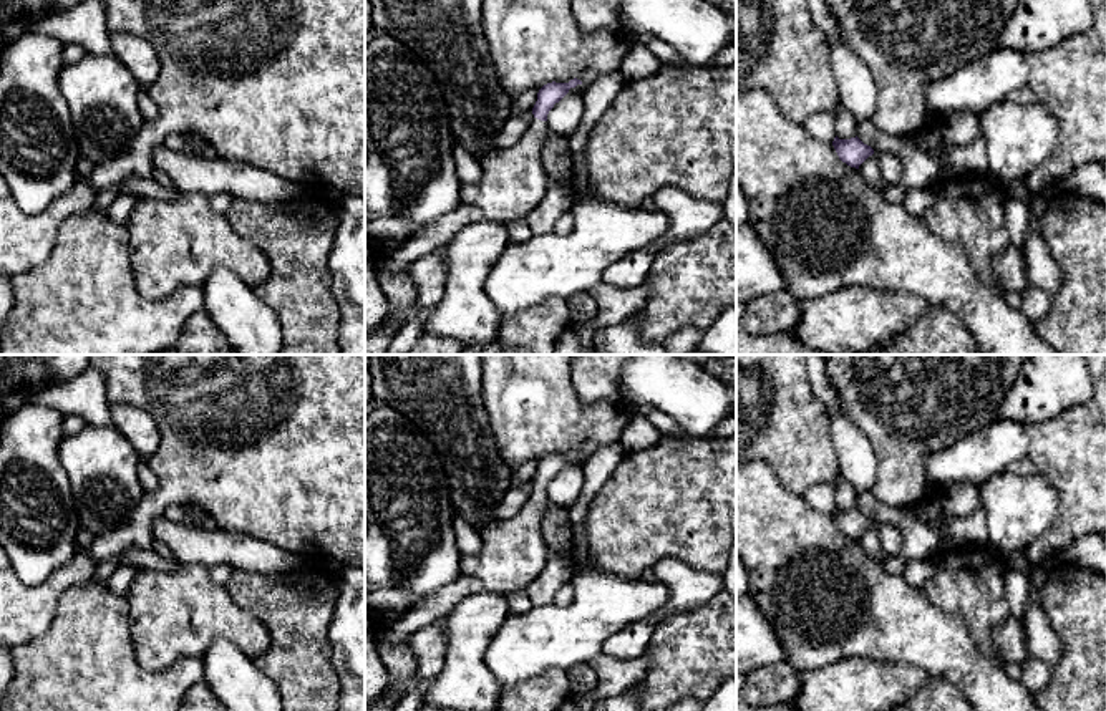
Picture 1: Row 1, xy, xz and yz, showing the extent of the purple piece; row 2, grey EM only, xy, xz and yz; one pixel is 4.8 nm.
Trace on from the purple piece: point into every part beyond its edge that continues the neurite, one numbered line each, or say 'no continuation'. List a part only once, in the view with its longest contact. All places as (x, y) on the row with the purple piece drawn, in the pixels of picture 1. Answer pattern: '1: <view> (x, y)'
1: xz (513, 183)

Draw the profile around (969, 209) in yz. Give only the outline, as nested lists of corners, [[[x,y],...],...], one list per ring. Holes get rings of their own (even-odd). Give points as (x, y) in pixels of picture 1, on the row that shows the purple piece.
[[[970,174],[937,181],[929,191],[934,201],[922,220],[935,235],[958,244],[978,278],[1003,297],[1007,290],[995,270],[997,255],[1010,247],[1003,219],[1008,196],[1003,186],[990,176]]]

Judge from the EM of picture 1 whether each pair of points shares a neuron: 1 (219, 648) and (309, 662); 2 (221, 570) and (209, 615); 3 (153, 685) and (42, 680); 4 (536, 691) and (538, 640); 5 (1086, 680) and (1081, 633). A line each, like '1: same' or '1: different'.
1: different
2: different
3: same
4: different
5: same

